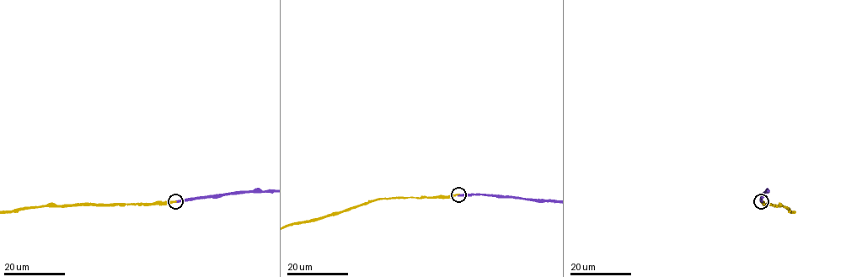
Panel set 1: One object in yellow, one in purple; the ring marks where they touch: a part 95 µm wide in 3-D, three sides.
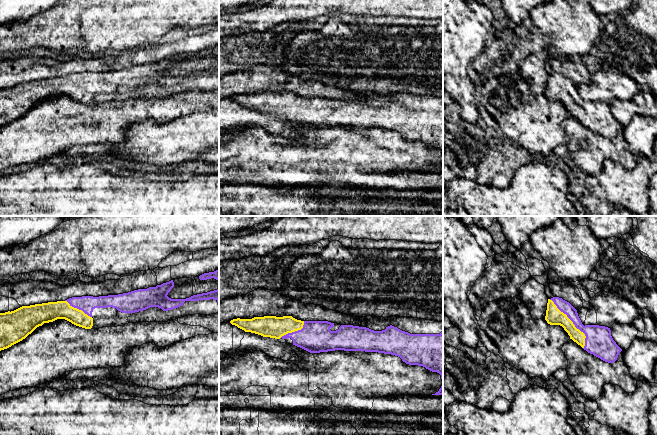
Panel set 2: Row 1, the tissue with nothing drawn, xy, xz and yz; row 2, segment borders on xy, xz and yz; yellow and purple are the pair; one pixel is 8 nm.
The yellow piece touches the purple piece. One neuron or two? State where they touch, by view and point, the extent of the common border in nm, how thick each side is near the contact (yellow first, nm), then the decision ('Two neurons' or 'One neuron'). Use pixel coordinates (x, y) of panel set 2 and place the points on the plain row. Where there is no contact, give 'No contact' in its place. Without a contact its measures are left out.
Touches yellow at yz (572, 99). Shared border 480 nm. Thickness 140 nm (yellow) against 220 nm. One neuron

